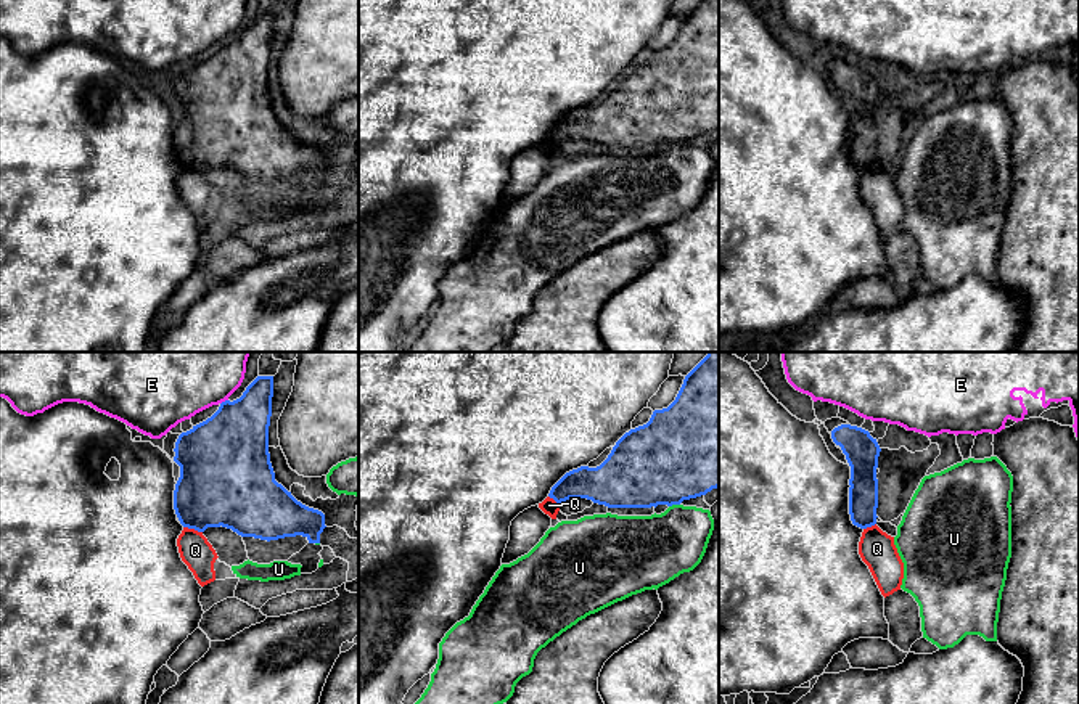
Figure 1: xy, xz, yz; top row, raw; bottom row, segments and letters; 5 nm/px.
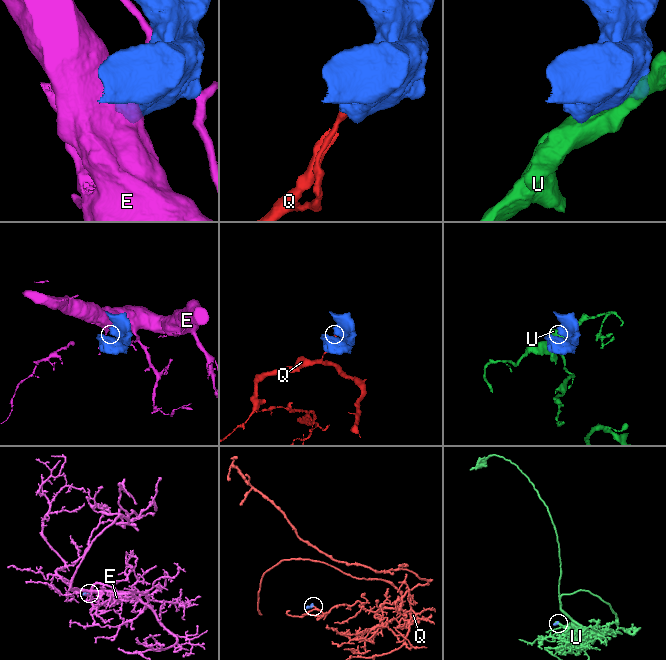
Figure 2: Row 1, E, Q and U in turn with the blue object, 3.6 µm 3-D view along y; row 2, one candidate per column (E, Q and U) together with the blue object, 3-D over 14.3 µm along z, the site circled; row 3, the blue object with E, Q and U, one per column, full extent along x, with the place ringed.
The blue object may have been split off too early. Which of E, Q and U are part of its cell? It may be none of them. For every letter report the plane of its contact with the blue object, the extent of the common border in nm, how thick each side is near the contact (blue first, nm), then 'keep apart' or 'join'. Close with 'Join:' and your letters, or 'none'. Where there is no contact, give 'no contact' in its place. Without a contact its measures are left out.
E: contact in xy; length 50 nm; calibres 380 and 480 nm; keep apart
Q: contact in xy; length 100 nm; calibres 400 and 160 nm; keep apart
U: contact in xz; length 60 nm; calibres 460 and 340 nm; keep apart
Join: none

